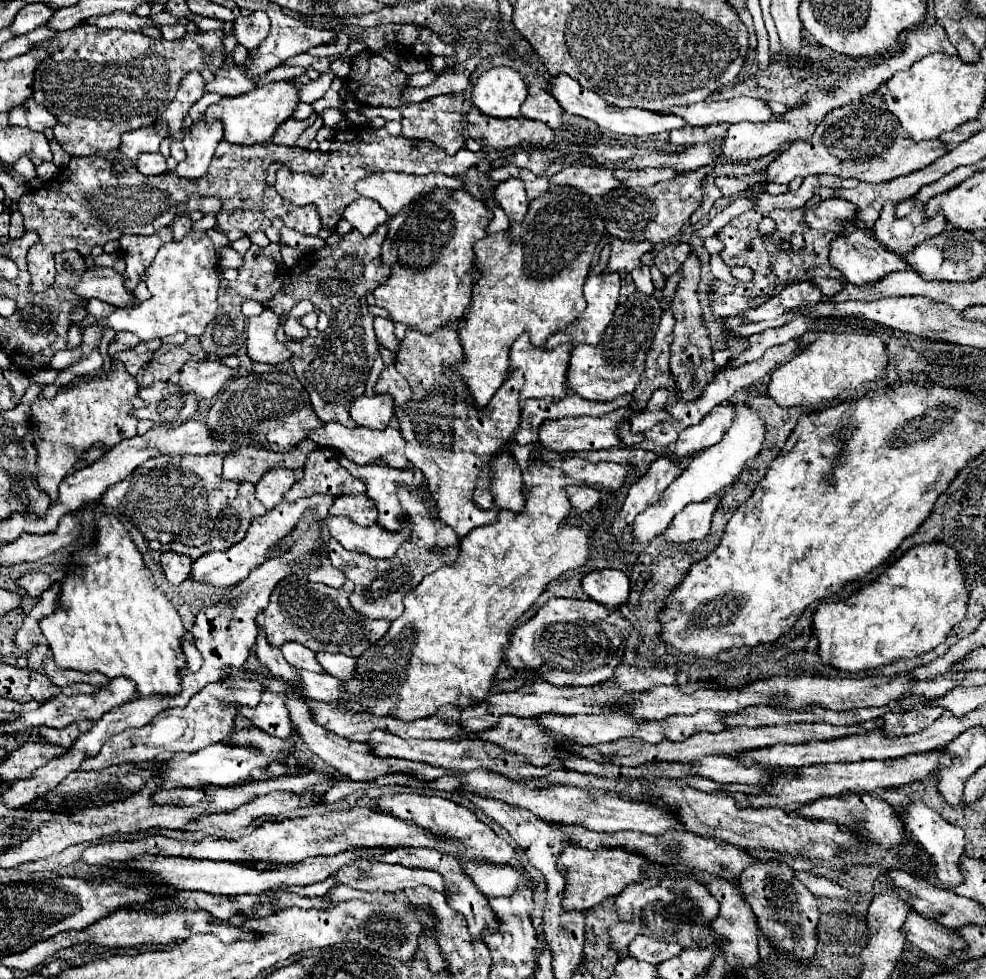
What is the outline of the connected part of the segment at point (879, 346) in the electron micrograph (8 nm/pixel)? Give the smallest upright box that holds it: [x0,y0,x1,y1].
[769,331,887,409]

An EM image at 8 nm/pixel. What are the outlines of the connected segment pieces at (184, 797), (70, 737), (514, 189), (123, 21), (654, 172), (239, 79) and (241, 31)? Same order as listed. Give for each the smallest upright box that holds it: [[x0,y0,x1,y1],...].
[[153,787,203,805],[39,721,91,747],[495,179,527,229],[87,11,157,31],[623,169,677,187],[205,67,259,97],[233,11,269,51]]

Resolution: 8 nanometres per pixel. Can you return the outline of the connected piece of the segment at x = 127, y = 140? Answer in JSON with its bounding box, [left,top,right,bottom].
[119,125,167,165]

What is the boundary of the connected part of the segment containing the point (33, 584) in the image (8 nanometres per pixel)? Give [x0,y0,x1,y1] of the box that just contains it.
[19,573,55,597]

